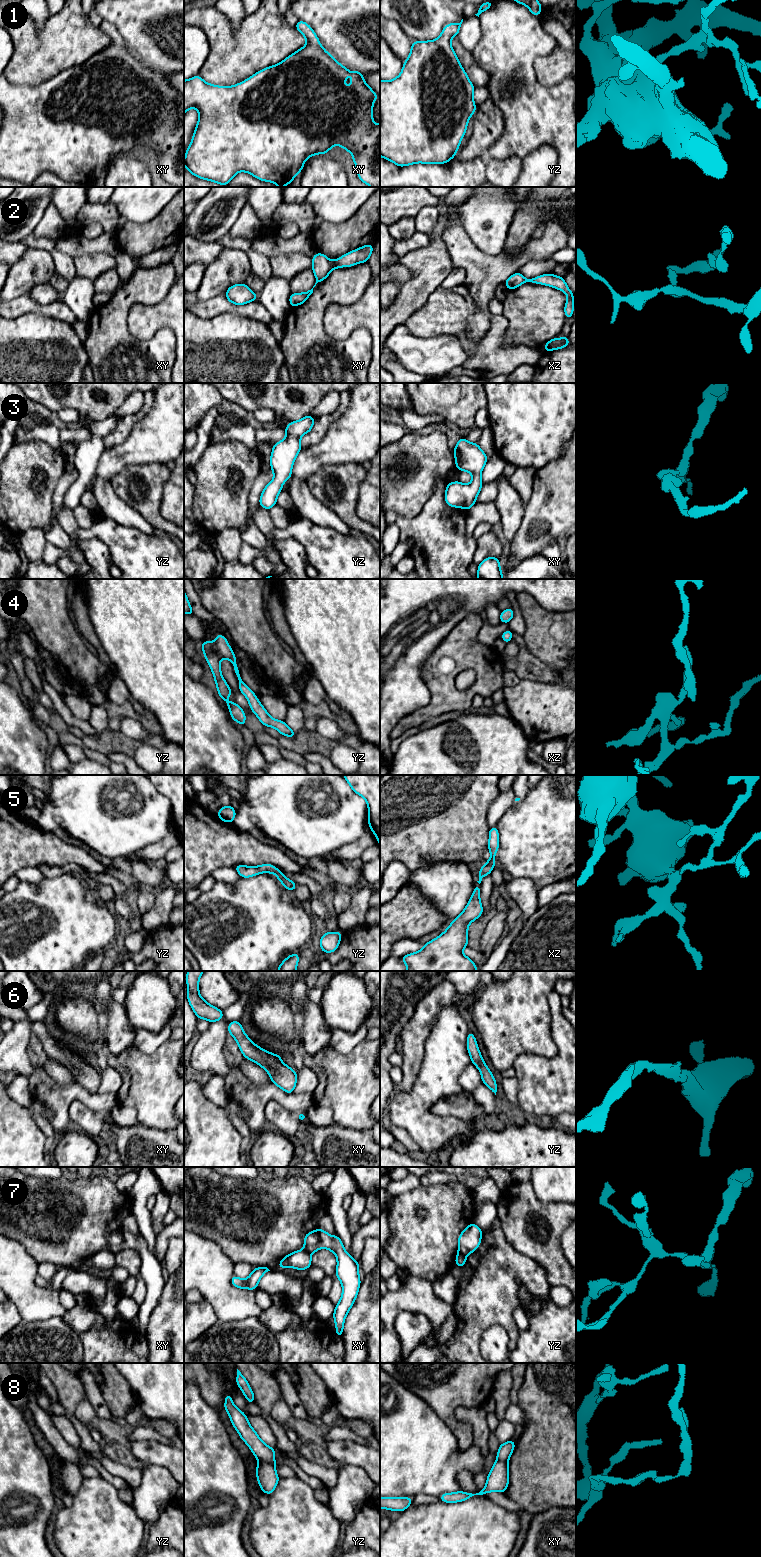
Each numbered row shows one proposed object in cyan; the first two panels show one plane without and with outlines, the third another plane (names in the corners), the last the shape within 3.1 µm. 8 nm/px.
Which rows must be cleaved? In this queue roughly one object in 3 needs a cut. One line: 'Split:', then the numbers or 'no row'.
Split: 7, 8

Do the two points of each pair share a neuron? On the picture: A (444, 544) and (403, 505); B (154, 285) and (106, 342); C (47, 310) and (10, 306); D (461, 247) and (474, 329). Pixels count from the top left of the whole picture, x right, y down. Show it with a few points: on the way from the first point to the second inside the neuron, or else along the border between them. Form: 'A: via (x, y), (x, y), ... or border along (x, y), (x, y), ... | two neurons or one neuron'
A: border along (430, 497), (413, 517), (401, 517), (393, 511) | two neurons
B: via (137, 292), (112, 316), (108, 325) | one neuron
C: via (38, 308), (19, 308) | one neuron
D: via (480, 267), (482, 269), (482, 309) | one neuron

